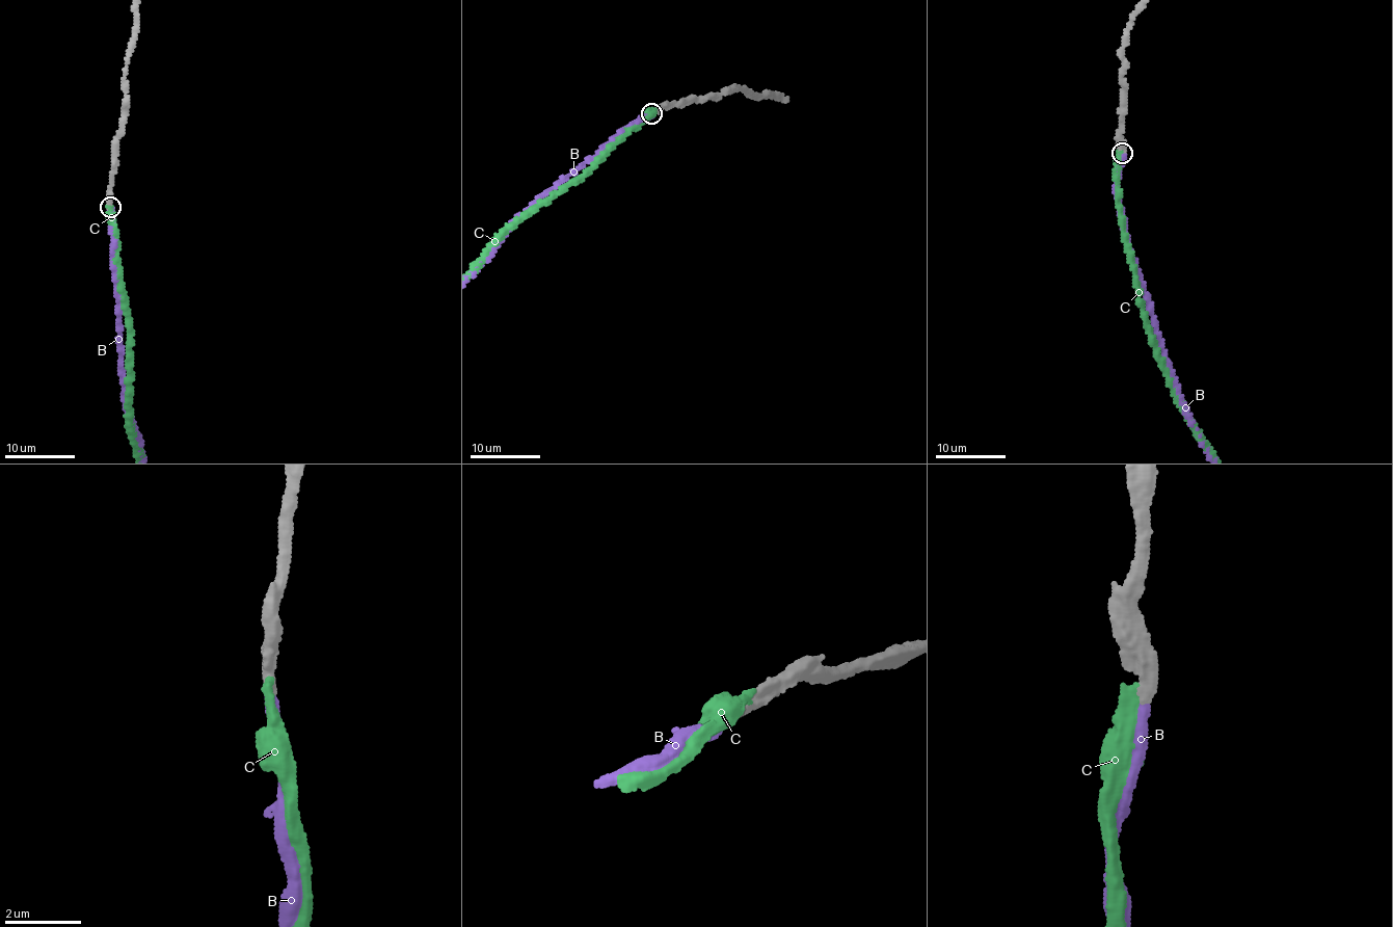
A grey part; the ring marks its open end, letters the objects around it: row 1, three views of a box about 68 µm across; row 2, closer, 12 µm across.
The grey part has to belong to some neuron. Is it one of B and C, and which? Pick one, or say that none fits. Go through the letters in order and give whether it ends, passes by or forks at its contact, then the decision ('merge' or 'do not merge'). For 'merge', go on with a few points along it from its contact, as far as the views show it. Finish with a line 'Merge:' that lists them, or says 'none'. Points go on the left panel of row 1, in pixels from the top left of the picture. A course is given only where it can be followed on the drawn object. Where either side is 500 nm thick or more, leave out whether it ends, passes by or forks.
B: it ends there; merge
C: it ends there; do not merge
Merge: B

